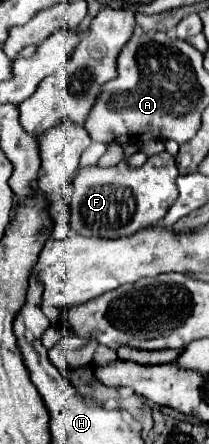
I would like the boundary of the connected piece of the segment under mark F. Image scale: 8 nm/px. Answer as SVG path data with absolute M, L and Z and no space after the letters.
M134 147L124 149L124 157L114 167L80 167L72 181L72 201L70 201L70 227L80 235L98 235L98 237L128 237L140 227L158 225L166 211L172 207L172 201L178 197L176 177L178 167L174 157L168 151L148 157L142 167L130 167L128 159L132 157Z

